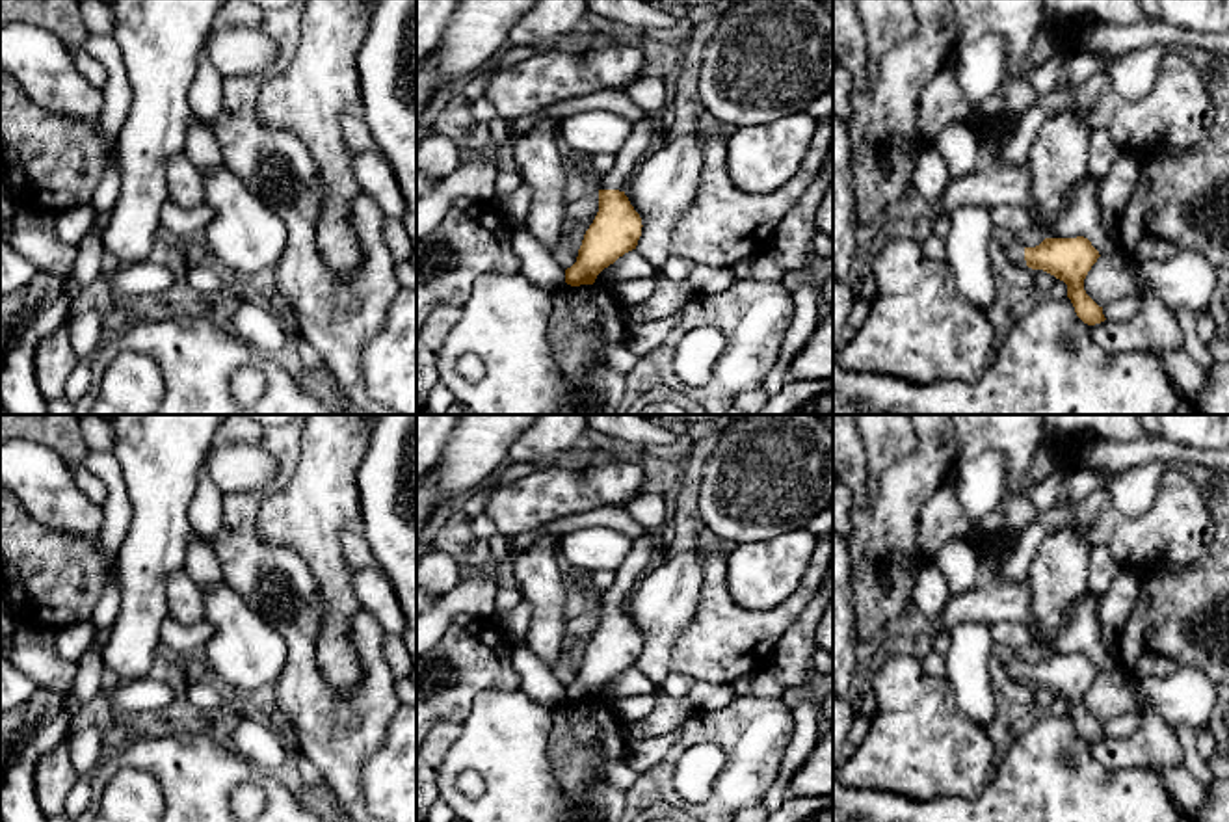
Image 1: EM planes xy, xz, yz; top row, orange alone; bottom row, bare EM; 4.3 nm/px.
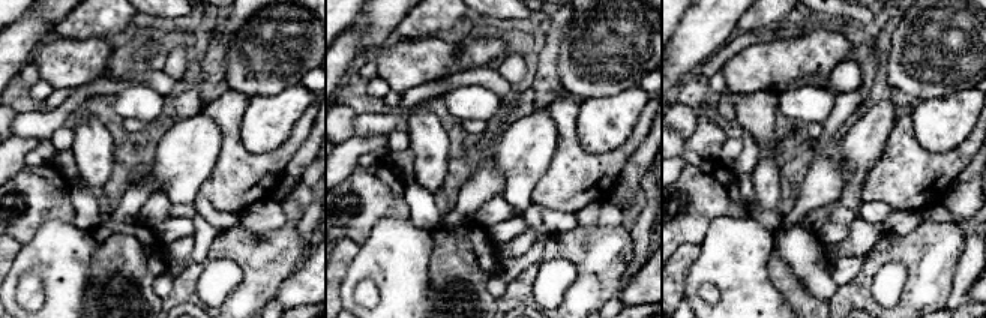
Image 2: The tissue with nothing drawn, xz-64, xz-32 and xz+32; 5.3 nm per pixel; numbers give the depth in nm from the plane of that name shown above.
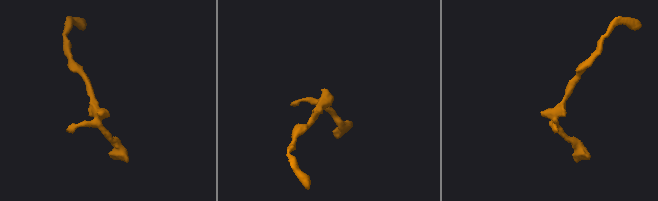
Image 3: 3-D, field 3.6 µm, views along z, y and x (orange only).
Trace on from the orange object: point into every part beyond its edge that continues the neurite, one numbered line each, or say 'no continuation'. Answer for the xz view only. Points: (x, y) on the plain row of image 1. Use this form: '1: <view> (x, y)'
1: xz (644, 547)

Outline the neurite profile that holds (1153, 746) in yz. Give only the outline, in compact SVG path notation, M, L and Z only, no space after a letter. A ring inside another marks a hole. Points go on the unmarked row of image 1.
M1149 705L1142 707L1142 722L1132 736L1104 736L1088 742L1088 746L1091 755L1110 768L1143 768L1158 774L1160 768L1173 768L1184 761L1184 751L1175 729Z

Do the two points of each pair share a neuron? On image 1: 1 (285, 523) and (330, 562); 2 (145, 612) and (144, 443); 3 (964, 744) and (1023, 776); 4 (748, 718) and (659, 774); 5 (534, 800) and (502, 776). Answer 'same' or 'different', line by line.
1: same
2: same
3: different
4: same
5: same

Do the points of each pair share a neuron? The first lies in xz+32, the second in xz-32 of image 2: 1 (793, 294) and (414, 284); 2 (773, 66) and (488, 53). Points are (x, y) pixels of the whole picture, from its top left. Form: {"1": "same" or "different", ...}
{"1": "different", "2": "same"}

